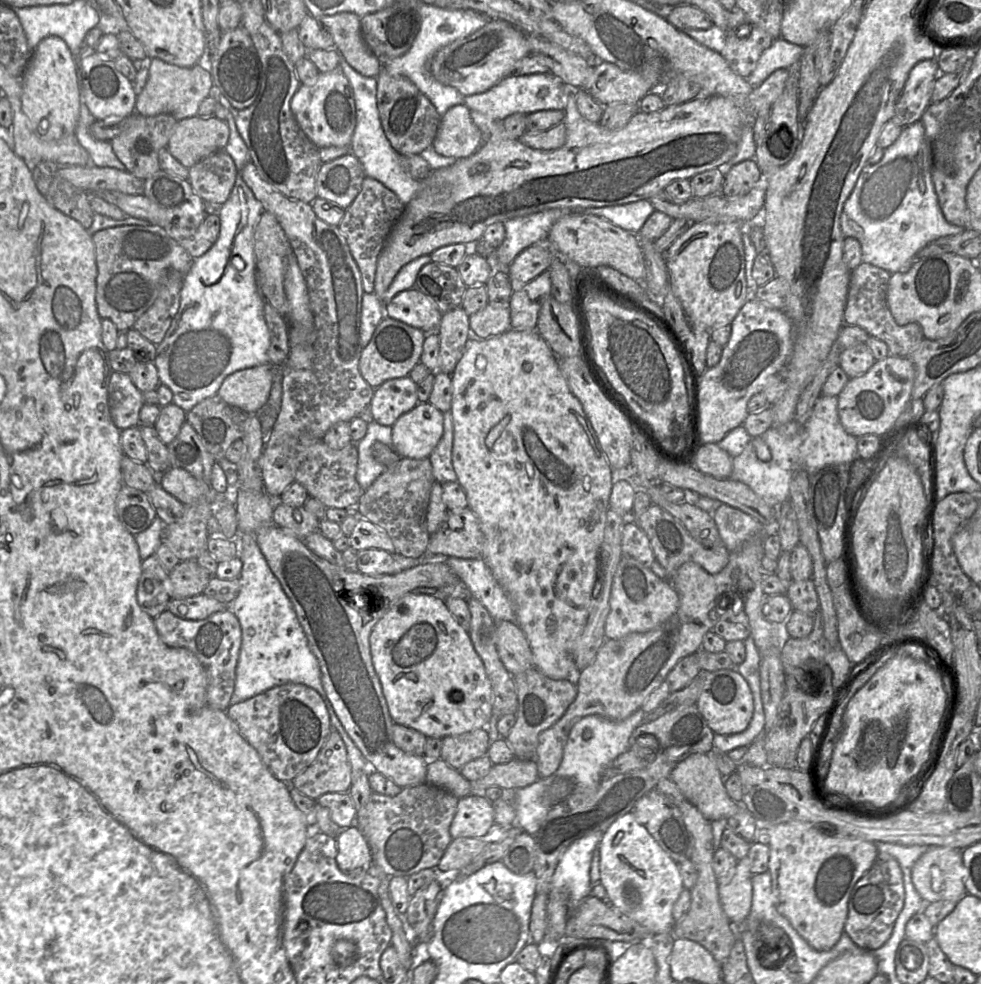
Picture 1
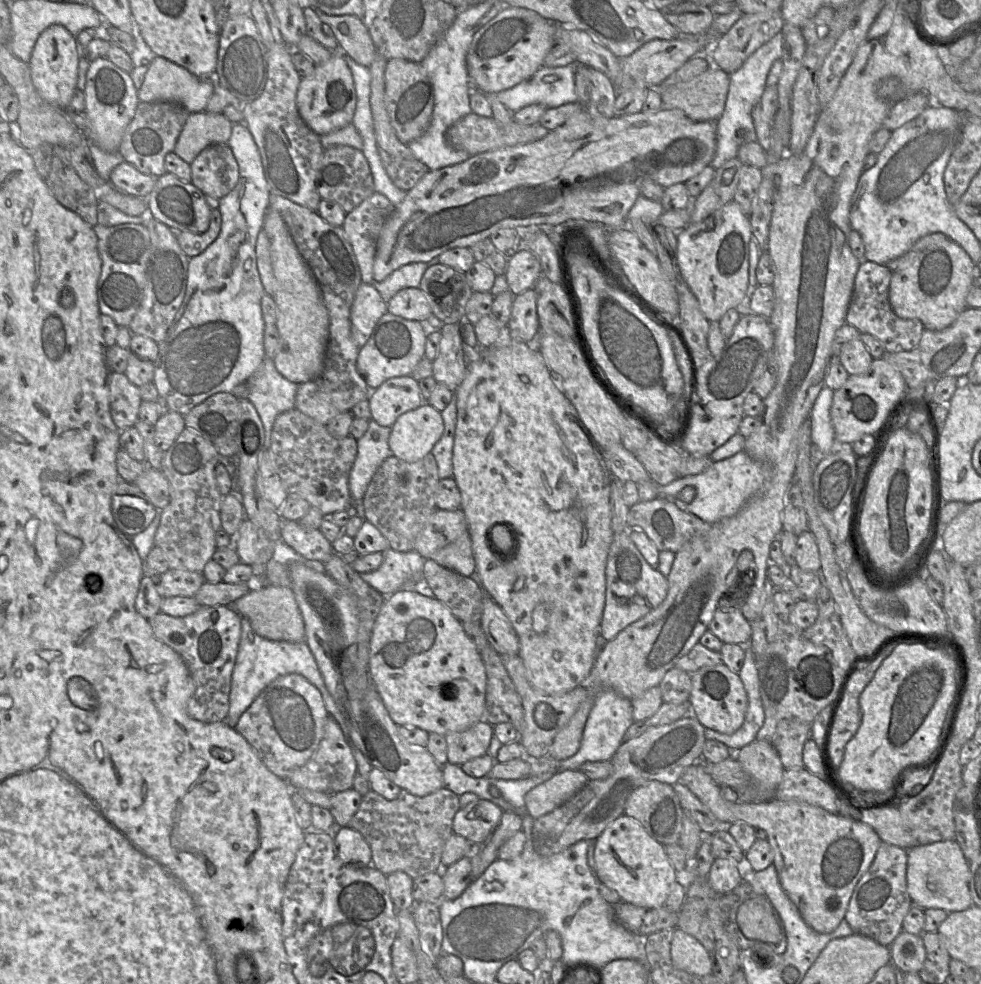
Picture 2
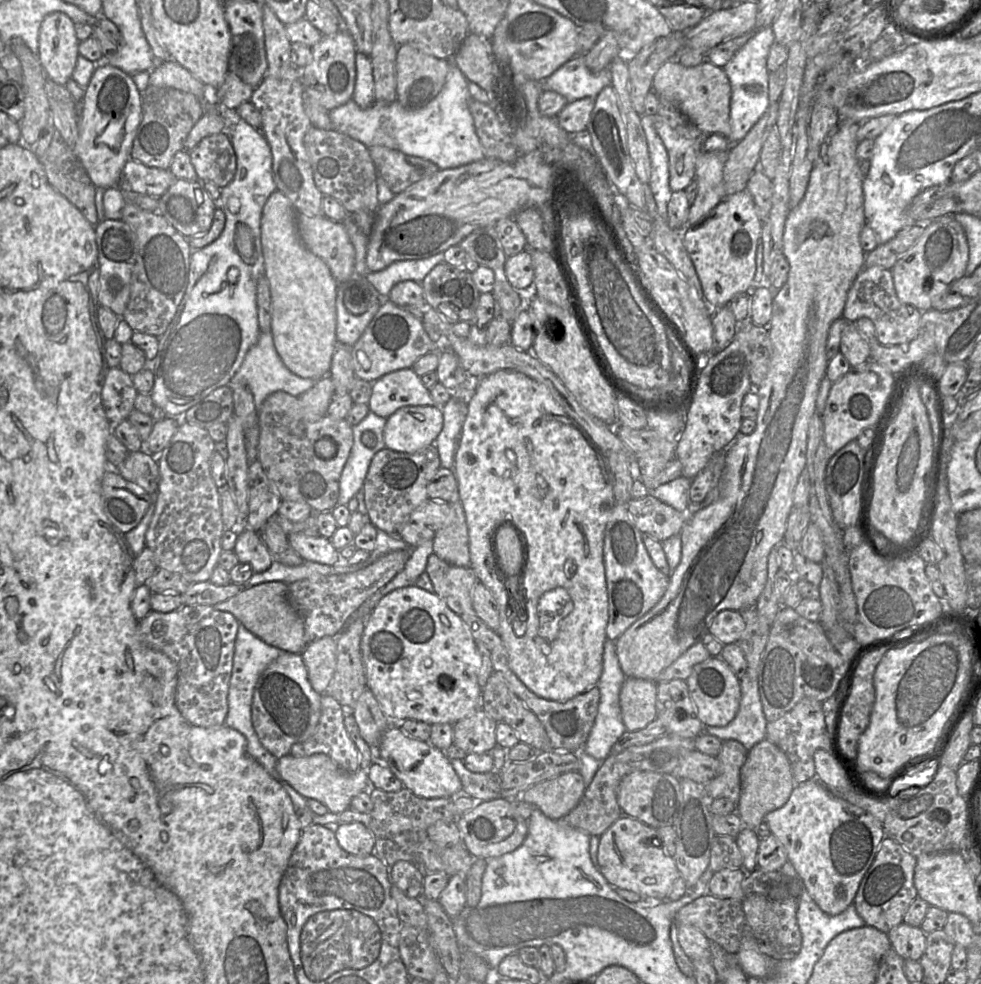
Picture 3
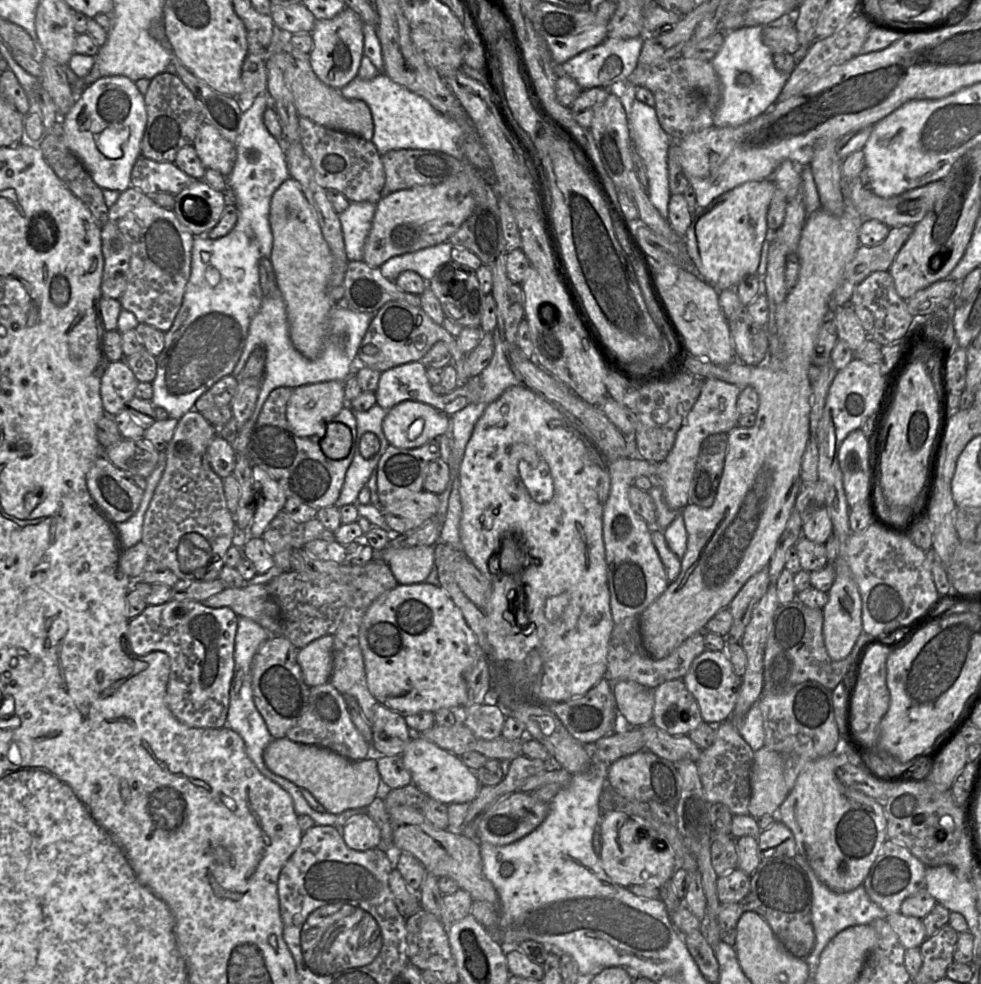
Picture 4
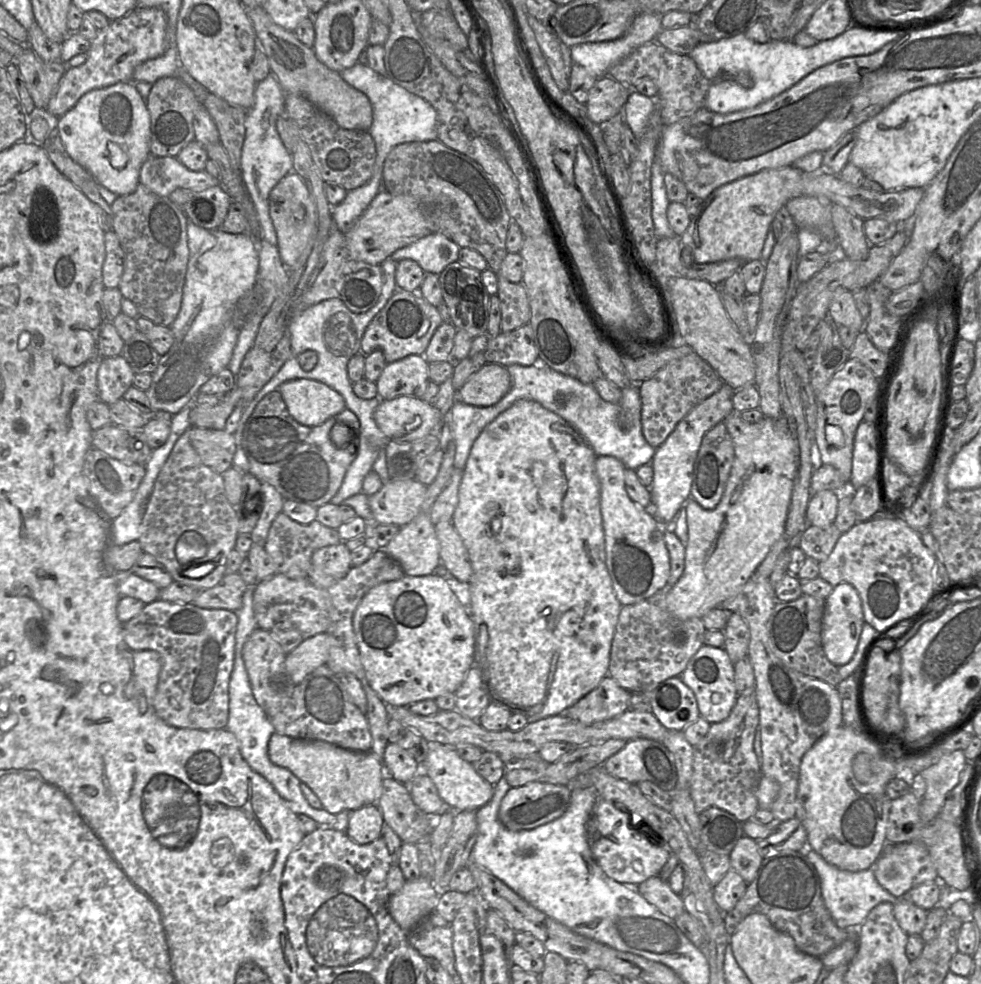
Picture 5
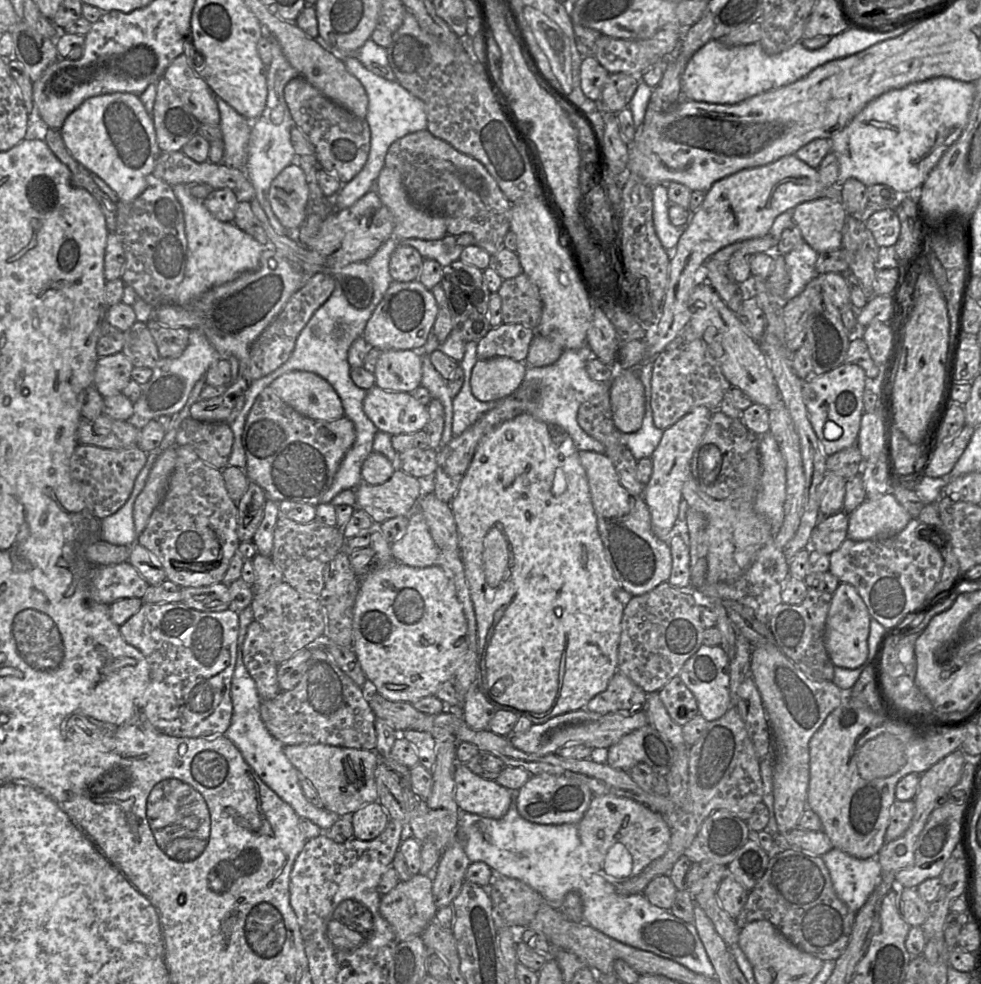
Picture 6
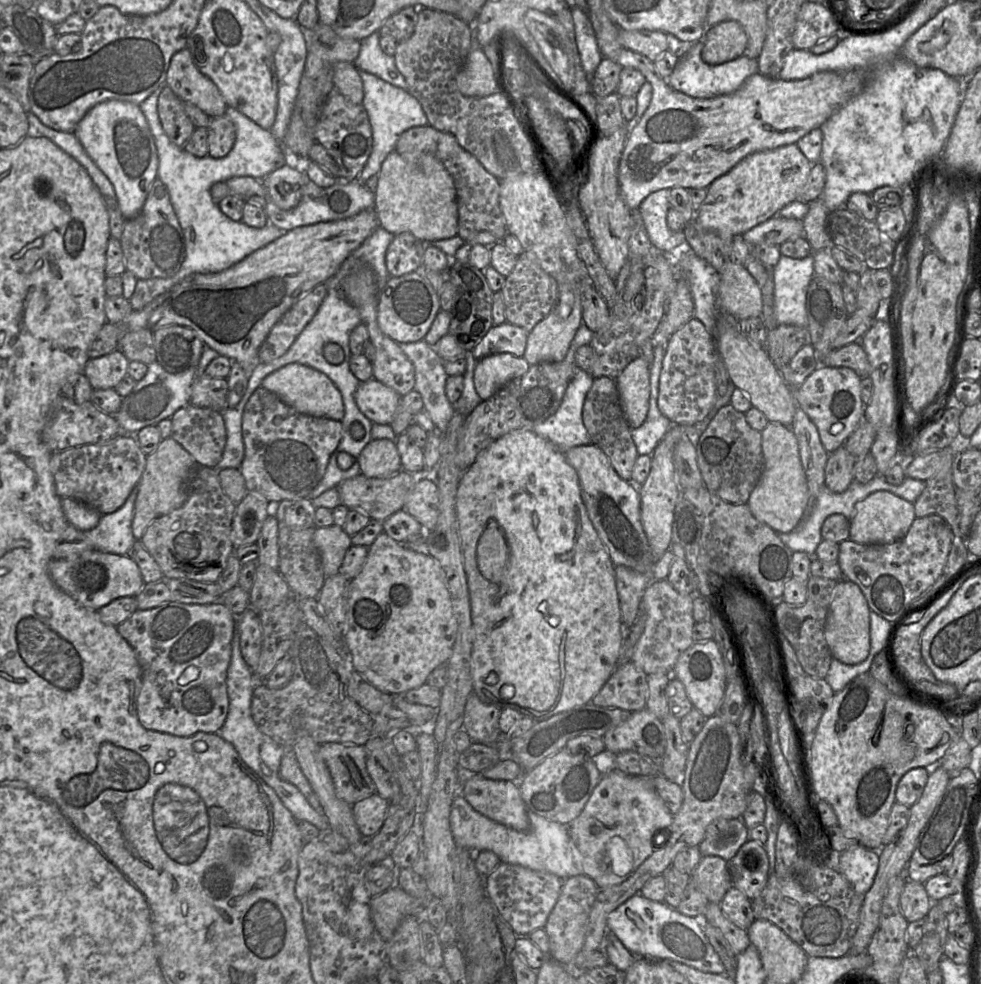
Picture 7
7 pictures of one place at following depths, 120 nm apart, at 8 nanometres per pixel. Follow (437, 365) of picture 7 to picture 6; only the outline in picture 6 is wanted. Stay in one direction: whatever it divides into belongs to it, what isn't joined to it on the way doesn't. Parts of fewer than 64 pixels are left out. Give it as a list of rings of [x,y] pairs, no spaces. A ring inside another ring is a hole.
[[[422,355],[422,377],[420,386],[426,388],[432,399],[438,400],[444,410],[444,428],[441,437],[441,445],[447,444],[453,437],[452,422],[453,422],[453,398],[450,397],[447,380],[433,367],[429,356]]]

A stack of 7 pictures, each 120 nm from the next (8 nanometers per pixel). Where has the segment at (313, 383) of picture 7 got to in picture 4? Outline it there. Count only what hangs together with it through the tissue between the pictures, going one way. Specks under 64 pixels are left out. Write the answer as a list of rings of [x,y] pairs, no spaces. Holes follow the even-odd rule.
[[[332,380],[305,384],[292,389],[286,419],[299,437],[317,433],[321,424],[345,407],[345,382]]]

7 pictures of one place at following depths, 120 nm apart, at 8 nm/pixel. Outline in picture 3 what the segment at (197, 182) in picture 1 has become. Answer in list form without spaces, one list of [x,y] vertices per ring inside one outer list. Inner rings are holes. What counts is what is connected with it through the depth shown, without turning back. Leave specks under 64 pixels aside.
[[[227,131],[203,138],[189,153],[199,181],[213,182],[219,188],[232,181],[236,154]]]

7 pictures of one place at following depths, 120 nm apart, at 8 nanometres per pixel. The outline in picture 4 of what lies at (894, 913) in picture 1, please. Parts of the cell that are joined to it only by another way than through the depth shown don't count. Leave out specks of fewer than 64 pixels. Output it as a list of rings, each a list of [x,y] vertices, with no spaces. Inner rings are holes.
[[[886,839],[863,882],[863,887],[870,899],[888,915],[898,913],[906,898],[925,889],[926,868],[902,843]]]

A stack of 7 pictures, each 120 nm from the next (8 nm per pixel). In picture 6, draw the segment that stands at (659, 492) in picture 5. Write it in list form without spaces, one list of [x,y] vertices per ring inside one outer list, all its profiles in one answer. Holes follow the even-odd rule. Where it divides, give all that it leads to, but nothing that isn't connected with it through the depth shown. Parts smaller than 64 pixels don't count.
[[[705,406],[692,410],[674,425],[664,430],[661,441],[651,456],[653,471],[649,482],[644,487],[643,498],[650,512],[652,531],[661,540],[668,542],[672,536],[675,536],[673,526],[678,517],[682,488],[684,483],[692,478],[692,458],[707,430],[713,412]]]

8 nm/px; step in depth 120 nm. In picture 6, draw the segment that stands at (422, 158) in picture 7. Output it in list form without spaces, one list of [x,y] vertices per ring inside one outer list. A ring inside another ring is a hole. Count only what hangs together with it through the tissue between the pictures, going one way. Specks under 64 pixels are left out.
[[[384,166],[377,185],[377,194],[393,218],[392,237],[439,240],[448,234],[442,215],[418,208],[411,202],[396,169]]]

